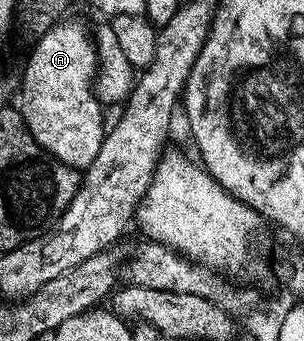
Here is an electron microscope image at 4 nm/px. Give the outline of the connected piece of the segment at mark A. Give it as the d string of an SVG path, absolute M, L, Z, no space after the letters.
M67 17L57 22L44 36L33 43L34 55L26 62L26 79L22 82L22 119L32 132L36 144L53 158L58 158L71 168L85 168L96 160L98 143L106 137L107 123L98 123L98 111L103 105L94 94L94 79L98 73L98 50L94 46L91 27Z

